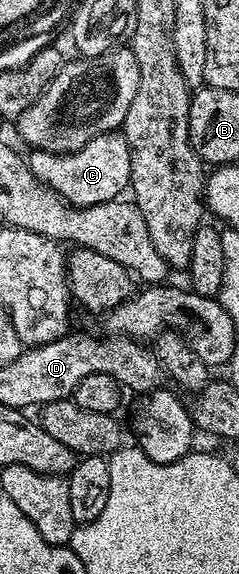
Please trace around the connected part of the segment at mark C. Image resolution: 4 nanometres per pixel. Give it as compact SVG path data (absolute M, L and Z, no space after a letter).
M118 130L102 132L75 152L31 151L28 163L41 184L59 192L67 204L76 204L80 208L117 200L130 187L130 147Z

